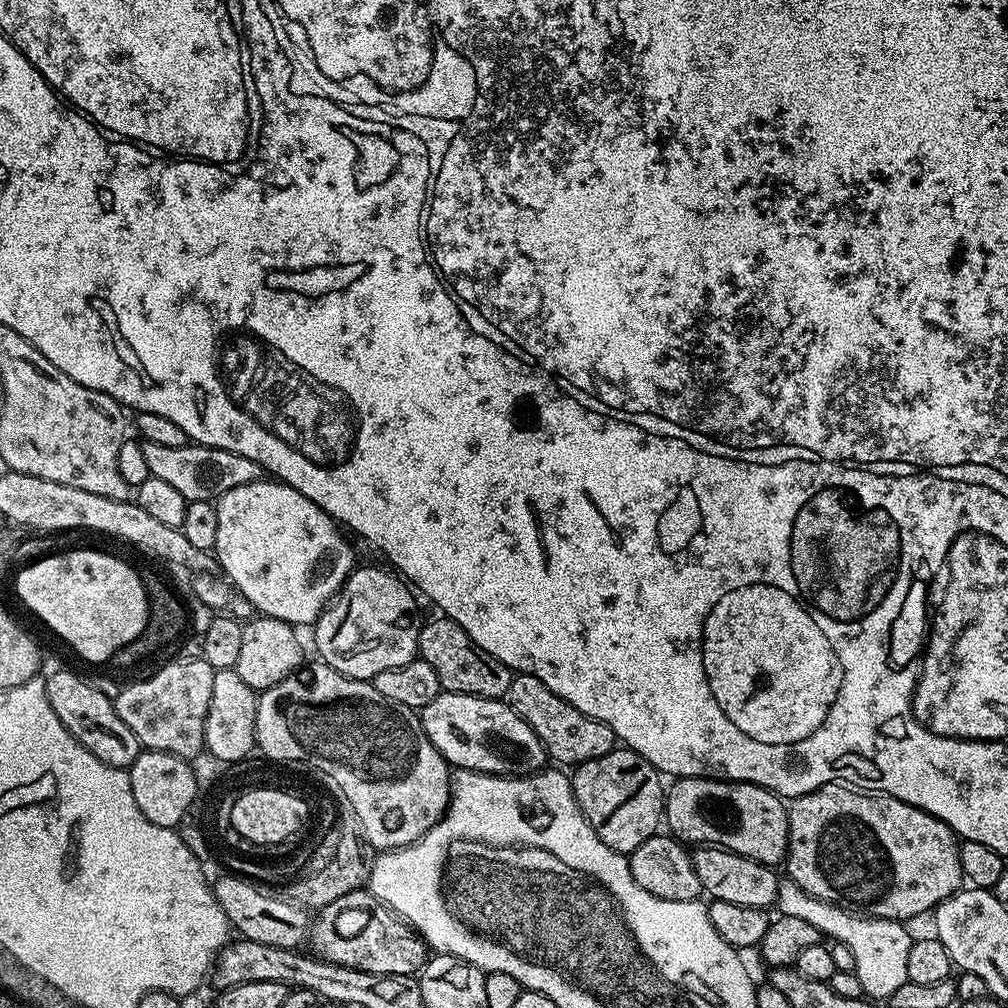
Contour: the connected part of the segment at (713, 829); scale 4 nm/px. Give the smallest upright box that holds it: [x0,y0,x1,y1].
[663,776,788,866]

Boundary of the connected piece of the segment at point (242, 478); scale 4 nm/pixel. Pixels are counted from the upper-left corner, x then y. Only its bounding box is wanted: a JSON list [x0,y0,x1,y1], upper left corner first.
[142,440,265,502]

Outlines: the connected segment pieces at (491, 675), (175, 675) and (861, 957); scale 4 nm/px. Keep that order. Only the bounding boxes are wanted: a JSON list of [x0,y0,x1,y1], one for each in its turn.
[[418,618,513,700],[114,658,216,758],[774,878,914,1002]]

